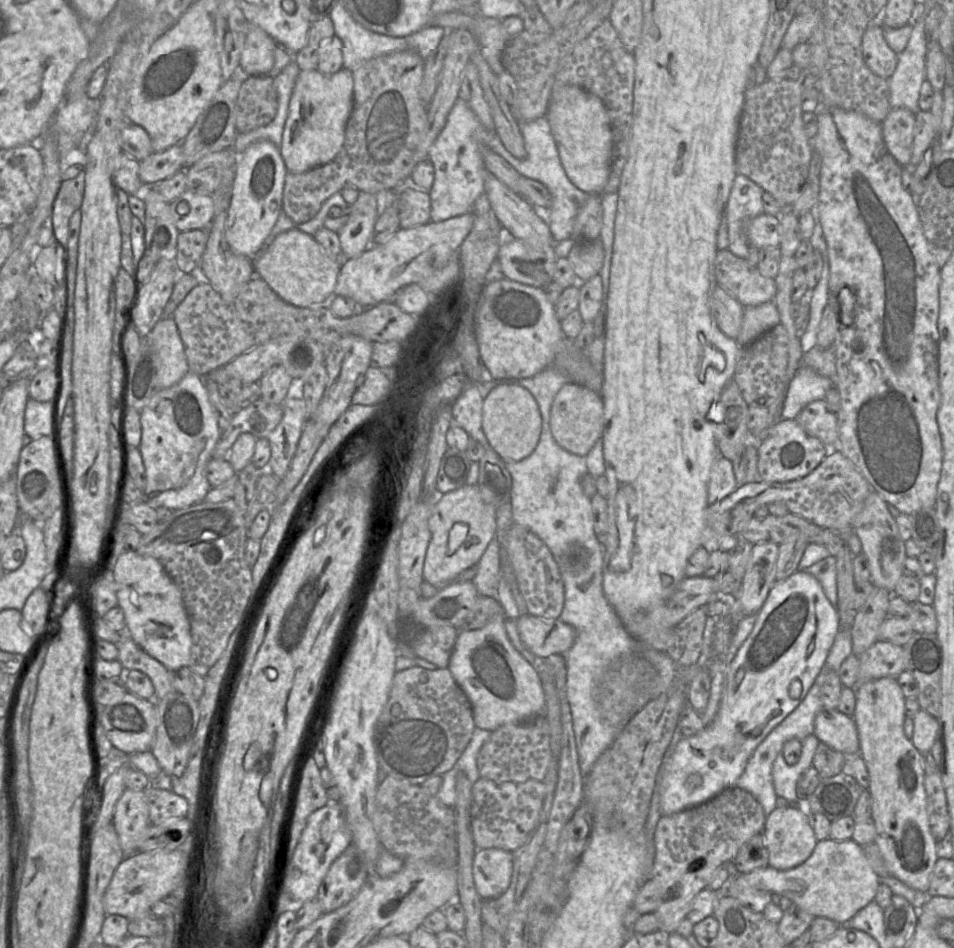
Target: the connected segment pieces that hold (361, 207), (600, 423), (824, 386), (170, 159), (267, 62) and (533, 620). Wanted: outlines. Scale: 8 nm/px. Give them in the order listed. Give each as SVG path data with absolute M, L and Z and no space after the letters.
M360 192L358 199L349 205L348 221L339 232L340 247L346 259L361 255L370 245L376 221L376 195Z
M576 383L565 384L555 395L550 411L550 429L559 446L586 456L604 431L604 405L599 394Z
M801 365L786 389L781 419L795 419L807 404L824 400L827 391L832 387L835 385L830 378Z
M182 145L152 153L140 162L139 177L144 187L151 187L184 169Z
M251 25L241 55L241 73L244 76L267 75L274 67L277 44L264 30Z
M531 614L520 615L515 620L520 638L526 648L539 658L565 655L573 646L576 631L558 620L543 620Z

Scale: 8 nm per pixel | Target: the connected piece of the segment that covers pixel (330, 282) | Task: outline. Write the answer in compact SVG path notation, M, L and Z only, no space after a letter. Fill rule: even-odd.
M300 230L283 232L259 258L250 258L255 273L285 302L297 307L321 305L334 294L341 265L322 250L313 236Z

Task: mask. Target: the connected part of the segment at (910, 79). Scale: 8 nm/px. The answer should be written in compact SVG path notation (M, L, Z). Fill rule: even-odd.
M925 21L913 27L907 47L899 54L897 67L889 79L890 106L892 109L908 109L917 114L920 90L927 80L928 38L925 32Z

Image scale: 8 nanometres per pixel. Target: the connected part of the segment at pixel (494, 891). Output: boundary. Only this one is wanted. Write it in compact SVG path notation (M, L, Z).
M498 848L476 850L472 873L475 888L482 900L500 897L510 885L512 872L512 852Z

